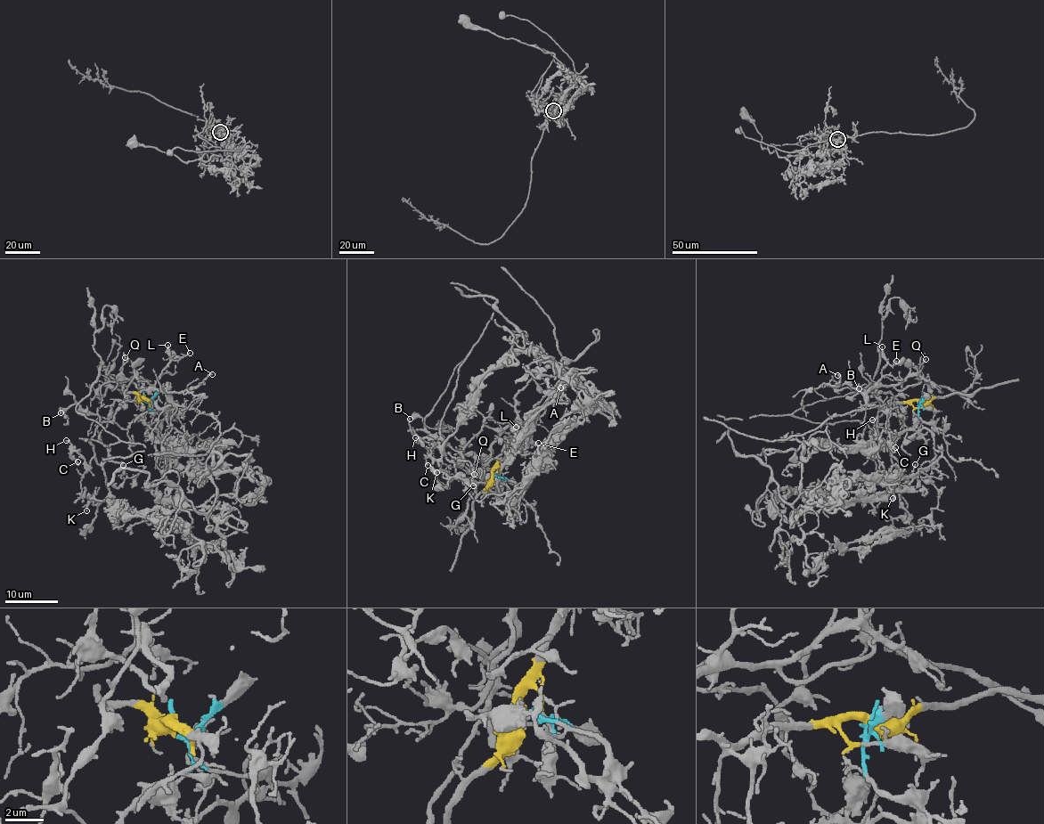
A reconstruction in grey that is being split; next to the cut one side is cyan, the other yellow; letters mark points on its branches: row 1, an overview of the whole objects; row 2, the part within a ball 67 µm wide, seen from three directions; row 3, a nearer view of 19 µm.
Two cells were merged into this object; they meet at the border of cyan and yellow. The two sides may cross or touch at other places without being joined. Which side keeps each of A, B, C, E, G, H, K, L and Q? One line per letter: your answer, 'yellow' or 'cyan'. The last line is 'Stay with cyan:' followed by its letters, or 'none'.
A: yellow
B: cyan
C: cyan
E: yellow
G: cyan
H: cyan
K: cyan
L: yellow
Q: yellow
Stay with cyan: B, C, G, H, K

